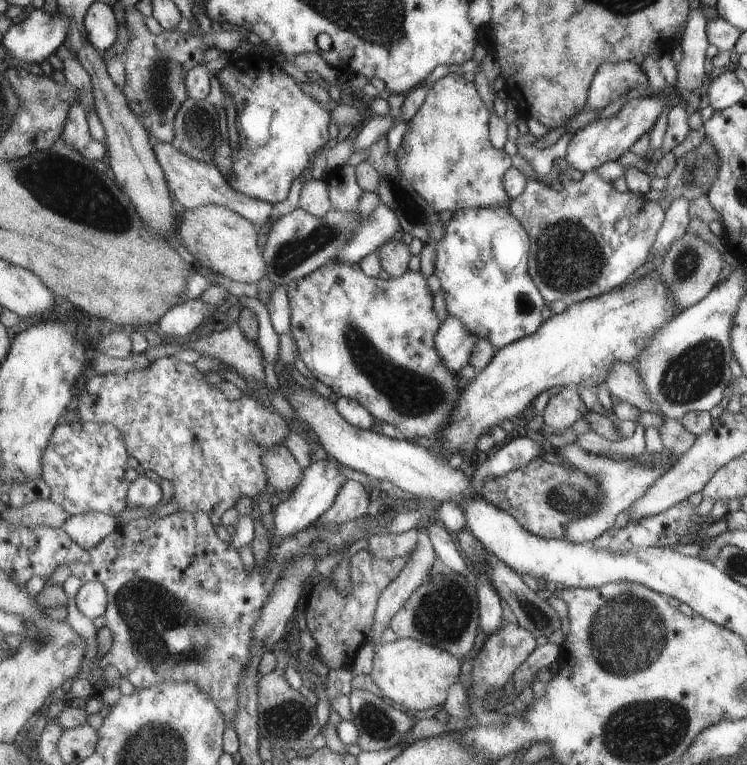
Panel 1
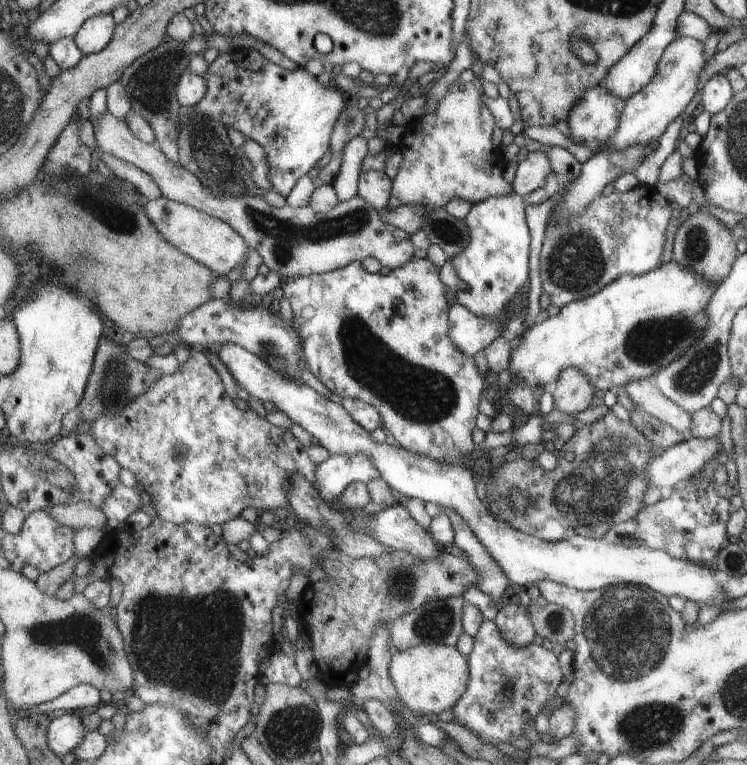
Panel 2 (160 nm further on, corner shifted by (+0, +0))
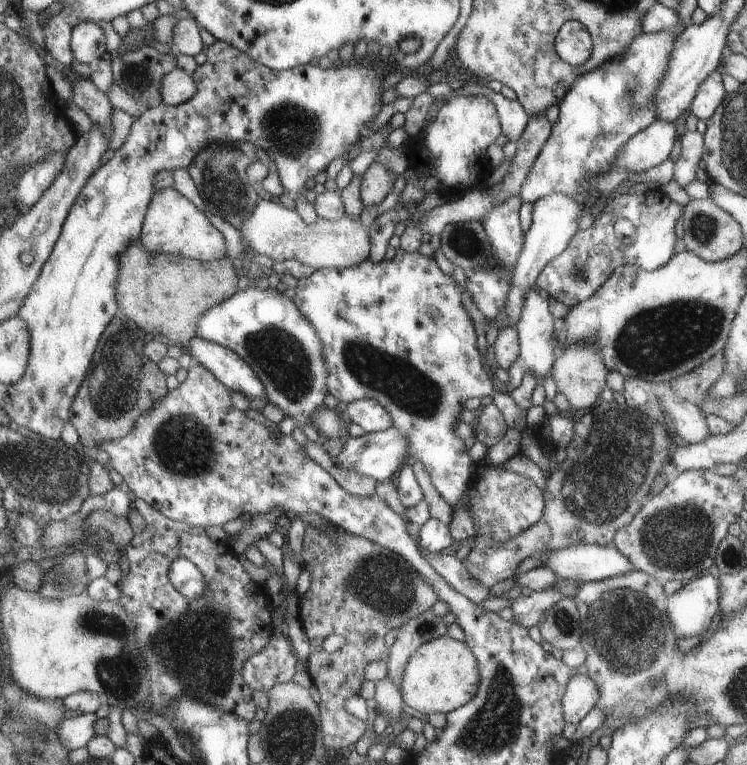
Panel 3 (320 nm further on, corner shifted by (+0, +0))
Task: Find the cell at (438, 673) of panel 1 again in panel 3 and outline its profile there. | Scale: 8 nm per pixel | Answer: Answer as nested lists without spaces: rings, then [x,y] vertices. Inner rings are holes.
[[[445,634],[424,642],[408,658],[398,689],[404,704],[426,716],[433,713],[447,714],[464,705],[476,694],[479,684],[478,664],[469,646]]]

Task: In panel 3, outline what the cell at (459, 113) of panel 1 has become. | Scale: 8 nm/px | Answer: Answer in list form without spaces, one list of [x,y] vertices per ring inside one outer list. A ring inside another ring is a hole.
[[[485,95],[453,96],[446,99],[427,126],[423,139],[415,140],[406,147],[408,166],[414,170],[416,176],[413,180],[406,180],[396,206],[407,202],[417,204],[429,191],[447,193],[449,184],[455,187],[455,180],[457,182],[465,180],[463,184],[471,184],[471,180],[481,182],[479,176],[487,175],[483,168],[481,174],[475,174],[475,168],[471,170],[473,158],[475,164],[489,162],[485,150],[497,136],[499,136],[499,120],[491,99]]]

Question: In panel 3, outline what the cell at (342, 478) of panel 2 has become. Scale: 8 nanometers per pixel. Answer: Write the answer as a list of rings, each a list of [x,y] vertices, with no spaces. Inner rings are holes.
[[[393,425],[385,430],[363,433],[359,437],[348,437],[337,456],[341,468],[351,469],[359,474],[370,476],[377,482],[387,481],[388,478],[403,465],[408,454],[408,440]]]

